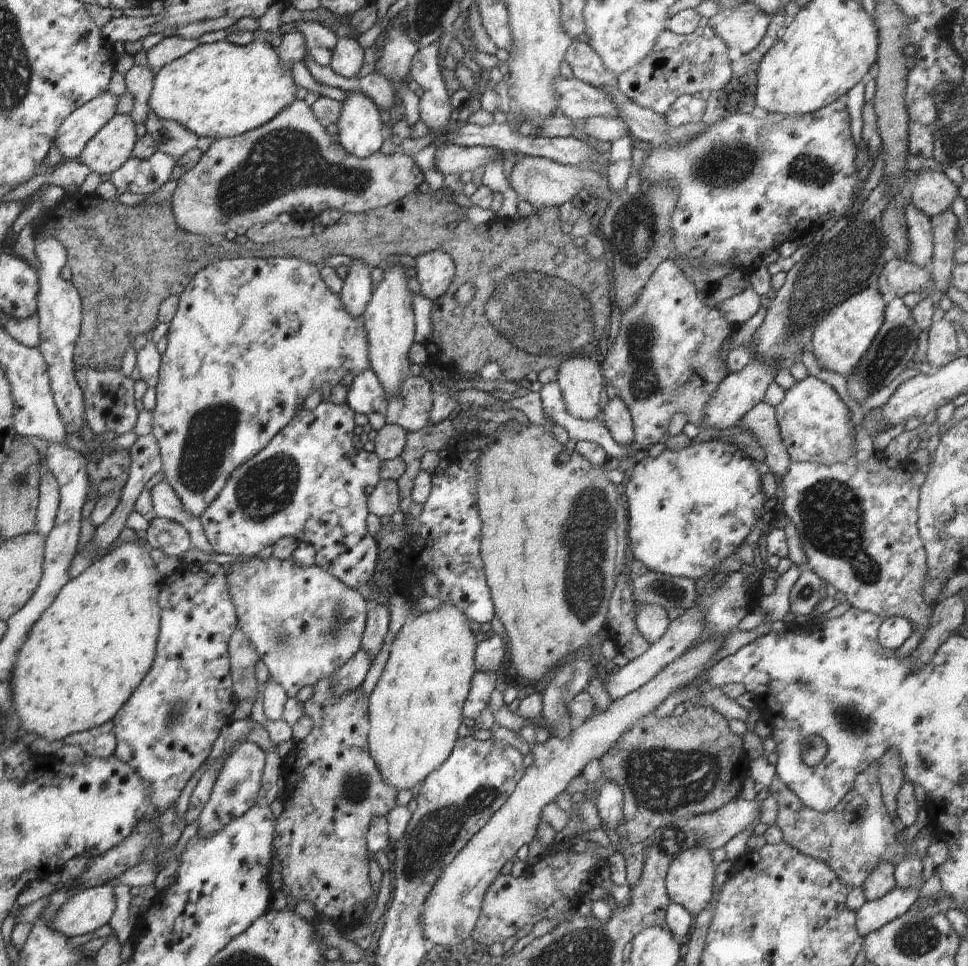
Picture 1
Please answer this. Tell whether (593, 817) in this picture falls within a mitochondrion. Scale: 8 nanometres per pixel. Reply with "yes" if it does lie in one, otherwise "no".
no

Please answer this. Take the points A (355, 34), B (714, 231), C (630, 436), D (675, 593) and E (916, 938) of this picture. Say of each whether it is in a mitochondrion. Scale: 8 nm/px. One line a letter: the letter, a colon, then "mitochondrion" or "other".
A: other
B: other
C: other
D: mitochondrion
E: mitochondrion

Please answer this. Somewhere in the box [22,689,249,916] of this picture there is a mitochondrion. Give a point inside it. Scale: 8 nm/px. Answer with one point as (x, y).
(174, 715)

